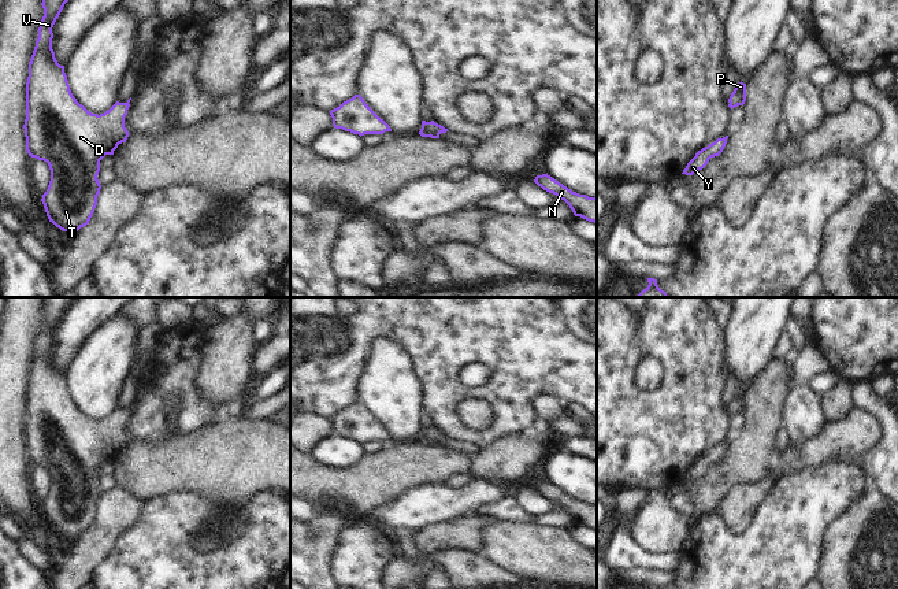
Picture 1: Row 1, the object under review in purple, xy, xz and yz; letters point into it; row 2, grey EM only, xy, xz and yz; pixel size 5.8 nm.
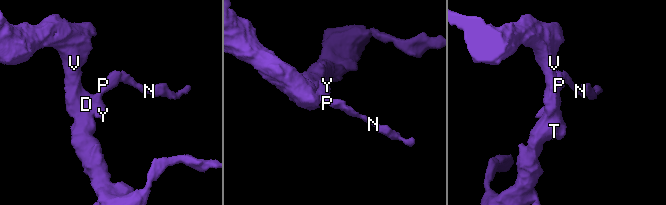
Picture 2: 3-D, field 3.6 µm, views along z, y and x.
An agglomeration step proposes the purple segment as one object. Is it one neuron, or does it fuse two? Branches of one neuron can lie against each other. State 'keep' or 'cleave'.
keep

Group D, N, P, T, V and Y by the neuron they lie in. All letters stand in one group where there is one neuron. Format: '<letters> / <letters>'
D N P T V Y

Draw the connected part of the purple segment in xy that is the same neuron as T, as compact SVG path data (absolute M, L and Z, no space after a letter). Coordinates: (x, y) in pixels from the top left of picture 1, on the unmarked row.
M42 297L44 323L29 370L23 431L29 463L47 468L51 477L51 488L41 505L47 523L56 534L71 541L89 530L97 512L101 496L97 486L100 467L105 462L114 462L118 452L129 444L125 423L131 407L130 404L126 410L116 408L108 418L97 422L89 419L73 403L64 373L57 370L52 356L52 334L74 300L75 297Z

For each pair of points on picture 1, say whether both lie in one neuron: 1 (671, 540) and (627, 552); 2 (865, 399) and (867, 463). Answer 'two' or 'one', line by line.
1: two
2: one

